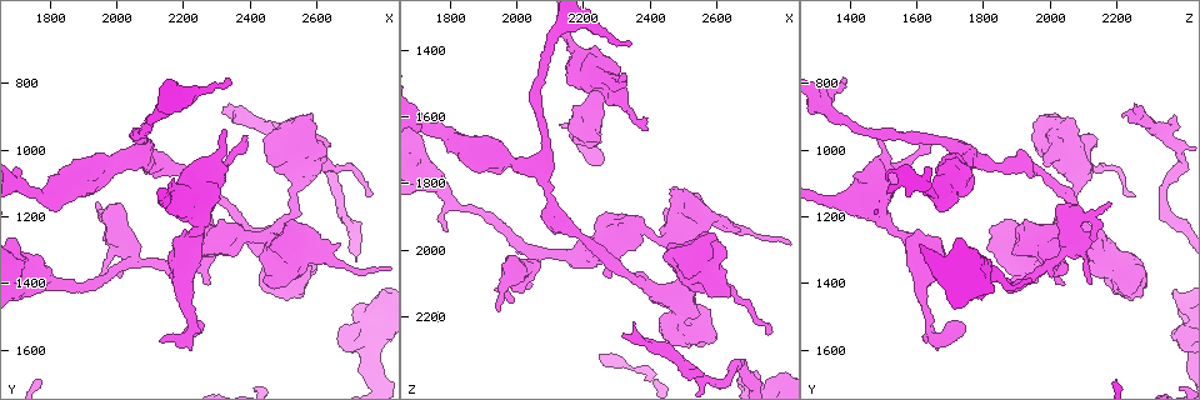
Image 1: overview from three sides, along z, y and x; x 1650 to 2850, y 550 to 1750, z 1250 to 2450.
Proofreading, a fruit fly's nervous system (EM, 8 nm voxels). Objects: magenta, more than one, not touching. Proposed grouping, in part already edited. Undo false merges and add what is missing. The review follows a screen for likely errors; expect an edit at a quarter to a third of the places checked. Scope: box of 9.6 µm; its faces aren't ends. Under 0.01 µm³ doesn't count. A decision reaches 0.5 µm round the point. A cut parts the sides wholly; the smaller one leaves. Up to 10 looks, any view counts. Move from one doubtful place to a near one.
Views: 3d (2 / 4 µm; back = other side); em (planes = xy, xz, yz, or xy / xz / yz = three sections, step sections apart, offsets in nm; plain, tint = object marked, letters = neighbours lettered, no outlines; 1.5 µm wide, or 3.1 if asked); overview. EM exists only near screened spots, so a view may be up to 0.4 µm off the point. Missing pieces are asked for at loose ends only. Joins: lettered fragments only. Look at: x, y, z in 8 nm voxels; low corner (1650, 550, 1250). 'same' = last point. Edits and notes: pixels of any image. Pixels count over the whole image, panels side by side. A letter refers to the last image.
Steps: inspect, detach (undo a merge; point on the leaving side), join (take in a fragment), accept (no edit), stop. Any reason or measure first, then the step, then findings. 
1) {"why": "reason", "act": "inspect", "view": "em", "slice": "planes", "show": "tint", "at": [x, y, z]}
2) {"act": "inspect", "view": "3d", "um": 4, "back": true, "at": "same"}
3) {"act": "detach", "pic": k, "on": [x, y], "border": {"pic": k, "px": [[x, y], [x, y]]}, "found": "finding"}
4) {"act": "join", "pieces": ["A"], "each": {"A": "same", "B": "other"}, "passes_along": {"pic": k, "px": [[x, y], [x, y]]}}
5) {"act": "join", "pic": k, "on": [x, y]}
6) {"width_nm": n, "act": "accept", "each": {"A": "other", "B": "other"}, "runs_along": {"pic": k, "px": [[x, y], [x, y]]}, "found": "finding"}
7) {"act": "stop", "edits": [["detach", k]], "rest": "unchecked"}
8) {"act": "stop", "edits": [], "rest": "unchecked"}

{"why": "branch stops here", "act": "inspect", "view": "em", "slice": "xz", "step": 4, "show": "tint", "at": [2750, 1140, 2250]}

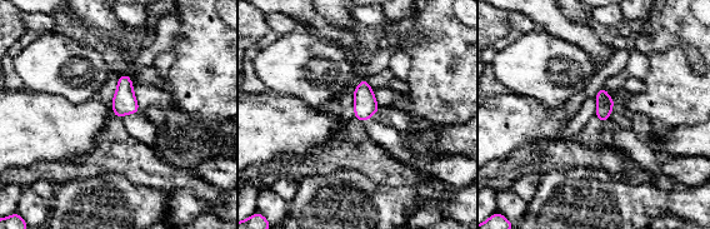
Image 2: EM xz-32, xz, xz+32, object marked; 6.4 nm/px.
{"why": "cut it another way", "act": "inspect", "view": "em", "slice": "planes", "show": "letters", "at": "same"}

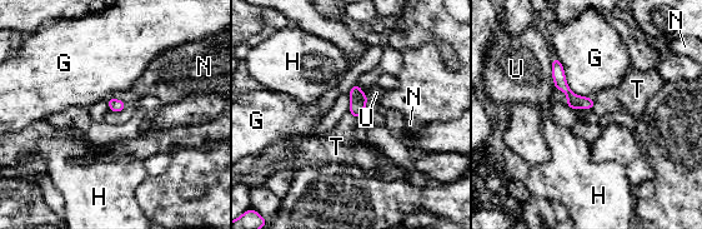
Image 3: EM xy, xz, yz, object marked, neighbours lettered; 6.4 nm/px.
{"longest_contact_nm": ["G", 380], "act": "accept", "each": {"G": "other", "H": "other", "N": "other", "T": "other", "U": "other"}, "runs_along": {"pic": 3, "px": [[555, 61], [565, 89], [591, 105]]}, "found": "no lettered fragment goes on from it"}

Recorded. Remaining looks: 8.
{"why": "free end", "act": "inspect", "view": "3d", "um": 2, "at": [2630, 990, 2140]}

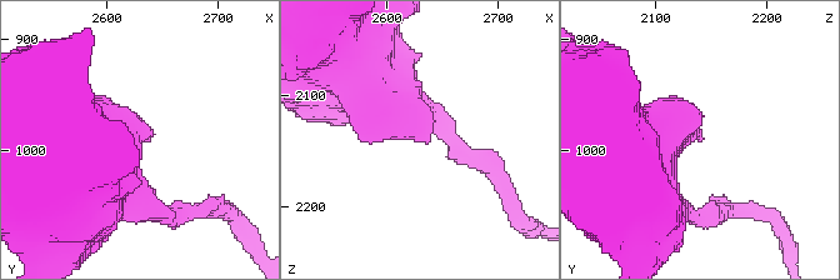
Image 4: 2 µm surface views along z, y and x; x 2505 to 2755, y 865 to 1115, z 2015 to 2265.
{"why": "need the tissue", "act": "inspect", "view": "em", "slice": "xy", "step": 4, "show": "tint", "at": [2638, 990, 2142]}

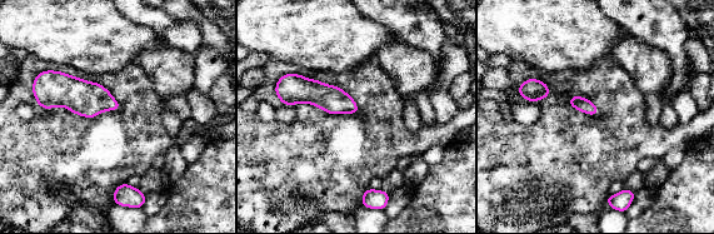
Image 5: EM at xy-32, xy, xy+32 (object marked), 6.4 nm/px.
{"why": "cut it another way", "act": "inspect", "view": "em", "slice": "yz", "step": 8, "show": "letters", "at": "same"}

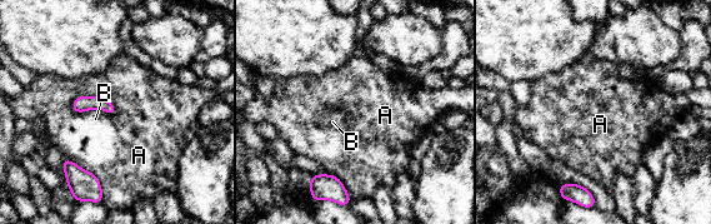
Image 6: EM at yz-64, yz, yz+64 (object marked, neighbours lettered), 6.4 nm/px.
{"act": "accept", "each": {"A": "other", "B": "other"}, "border": {"pic": 6, "px": [[71, 103], [103, 96], [116, 112]]}, "found": "no lettered fragment goes on from it"}

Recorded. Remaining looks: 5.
{"why": "calibre changes", "act": "inspect", "view": "em", "slice": "yz", "step": 8, "show": "letters", "at": [2520, 1370, 2200]}

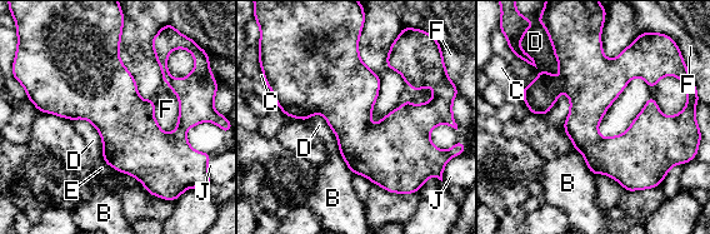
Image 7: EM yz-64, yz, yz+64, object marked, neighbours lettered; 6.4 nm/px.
{"why": "cut it another way", "act": "inspect", "view": "em", "slice": "xz", "step": 8, "show": "letters", "at": "same"}

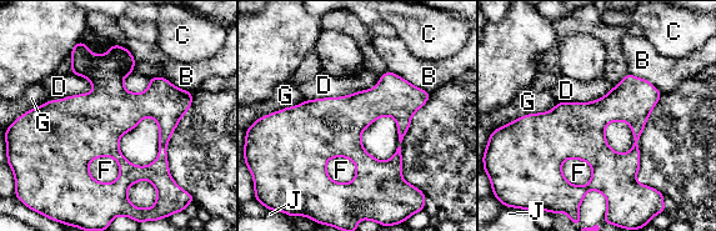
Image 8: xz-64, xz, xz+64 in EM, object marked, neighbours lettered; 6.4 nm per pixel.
{"width_nm": 280, "act": "accept", "each": {"B": "other", "C": "other", "D": "other", "F": "other", "G": "other", "J": "other"}, "border": {"pic": 8, "px": [[380, 76], [369, 89], [308, 100]]}, "found": "continuous, no second neuron"}

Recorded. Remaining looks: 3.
{"why": "thin end", "act": "inspect", "view": "em", "slice": "yz", "step": 4, "show": "tint", "at": [2340, 790, 1390]}

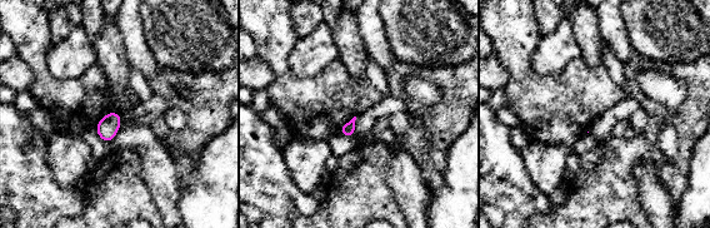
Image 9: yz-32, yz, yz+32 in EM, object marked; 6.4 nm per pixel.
{"why": "another direction", "act": "inspect", "view": "em", "slice": "planes", "show": "letters", "at": "same"}

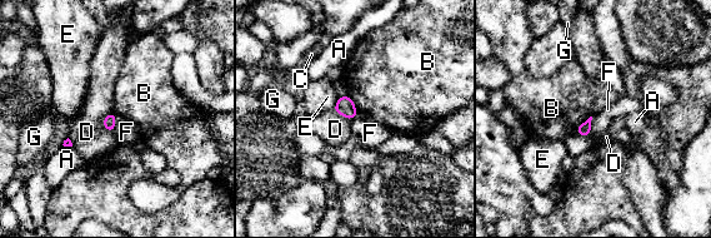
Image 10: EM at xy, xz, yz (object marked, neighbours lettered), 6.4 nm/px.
{"longest_contact_nm": ["B", 160], "act": "accept", "each": {"A": "other", "B": "other", "C": "other", "D": "other", "E": "other", "F": "other", "G": "other"}, "found": "no lettered fragment goes on from it"}

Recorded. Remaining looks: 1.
{"act": "stop", "edits": [], "rest": "unchecked"}

